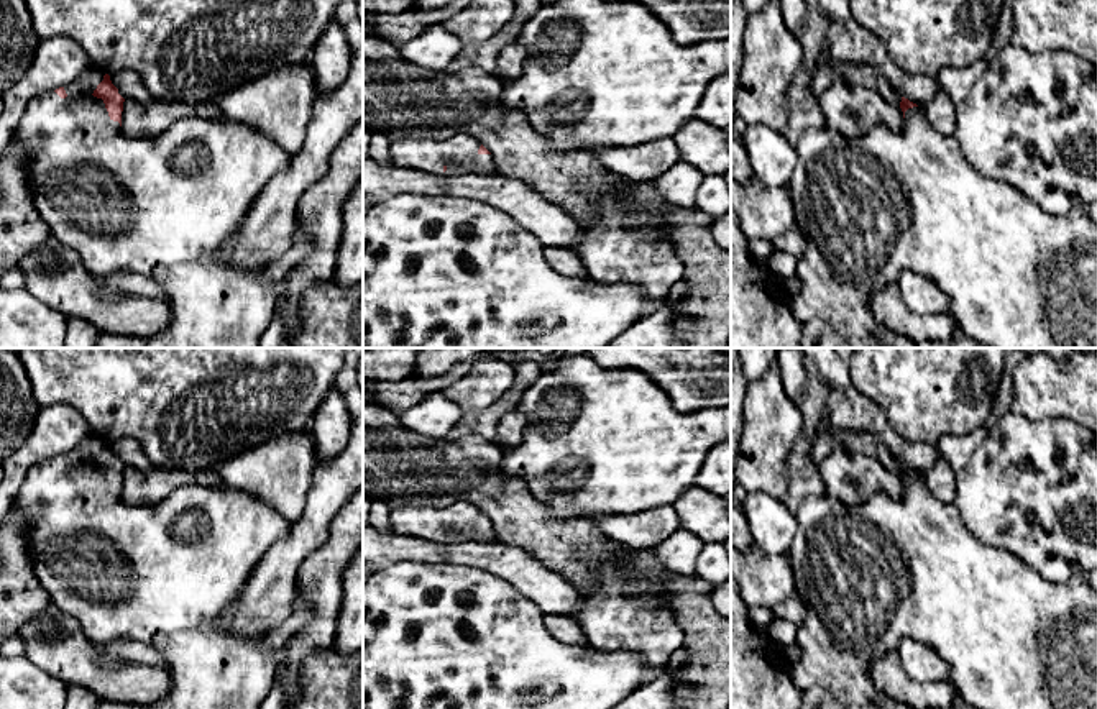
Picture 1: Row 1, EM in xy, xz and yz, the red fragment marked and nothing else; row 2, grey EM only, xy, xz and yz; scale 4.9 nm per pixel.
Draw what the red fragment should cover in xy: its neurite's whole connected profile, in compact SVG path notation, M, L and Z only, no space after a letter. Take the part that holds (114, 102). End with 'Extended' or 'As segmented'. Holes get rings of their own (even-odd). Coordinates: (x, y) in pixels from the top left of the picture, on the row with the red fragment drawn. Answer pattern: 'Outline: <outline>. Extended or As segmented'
Outline: M90 66L67 85L34 97L13 133L28 149L33 202L51 235L74 249L92 276L138 272L168 290L172 320L164 330L146 338L100 333L94 348L258 348L276 310L276 284L263 276L266 268L228 266L218 254L264 185L289 166L289 153L227 117L182 118L154 138L131 140L122 131L123 102L110 75Z. Extended

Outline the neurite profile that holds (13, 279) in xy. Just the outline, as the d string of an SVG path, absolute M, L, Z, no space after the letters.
M18 268L5 271L0 277L0 287L7 290L25 290L25 274Z

